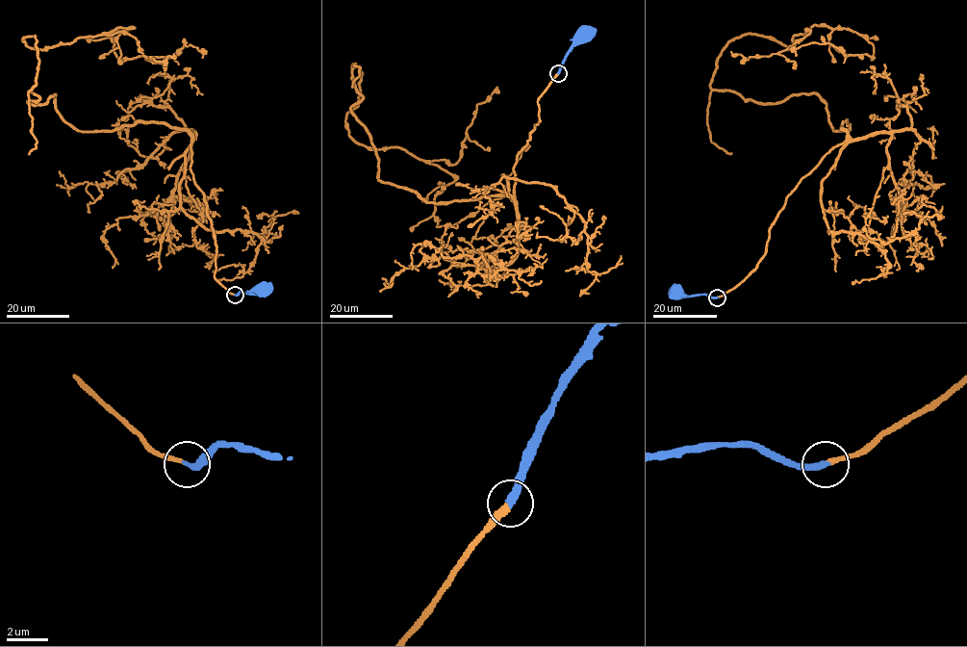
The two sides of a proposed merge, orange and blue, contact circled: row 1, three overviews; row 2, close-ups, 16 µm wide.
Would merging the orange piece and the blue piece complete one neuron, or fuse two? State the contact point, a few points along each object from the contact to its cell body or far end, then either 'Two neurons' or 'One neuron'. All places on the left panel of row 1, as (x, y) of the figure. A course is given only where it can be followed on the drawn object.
Place: (235, 295). Course of orange: (234, 295), (190, 136), (30, 104), (23, 38), (132, 27), (119, 58), (202, 58). Course of blue: (235, 295), (261, 293). One neuron

